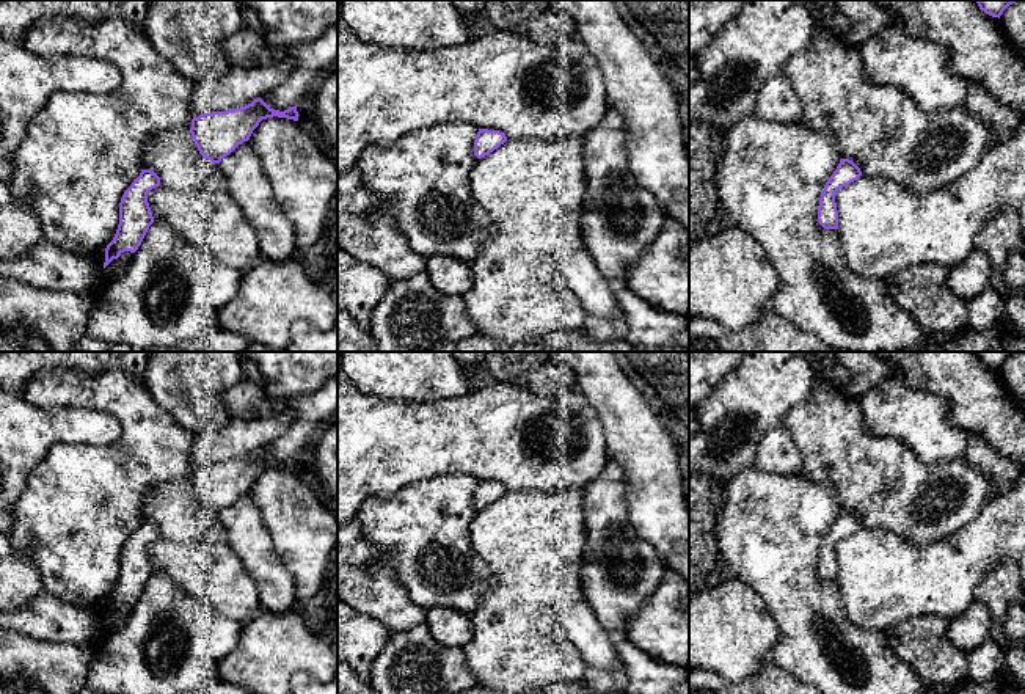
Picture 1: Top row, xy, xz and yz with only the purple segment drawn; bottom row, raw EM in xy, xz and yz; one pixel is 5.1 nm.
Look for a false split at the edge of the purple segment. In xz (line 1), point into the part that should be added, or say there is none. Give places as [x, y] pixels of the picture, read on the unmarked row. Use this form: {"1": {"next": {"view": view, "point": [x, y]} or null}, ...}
{"1": {"next": null}}

